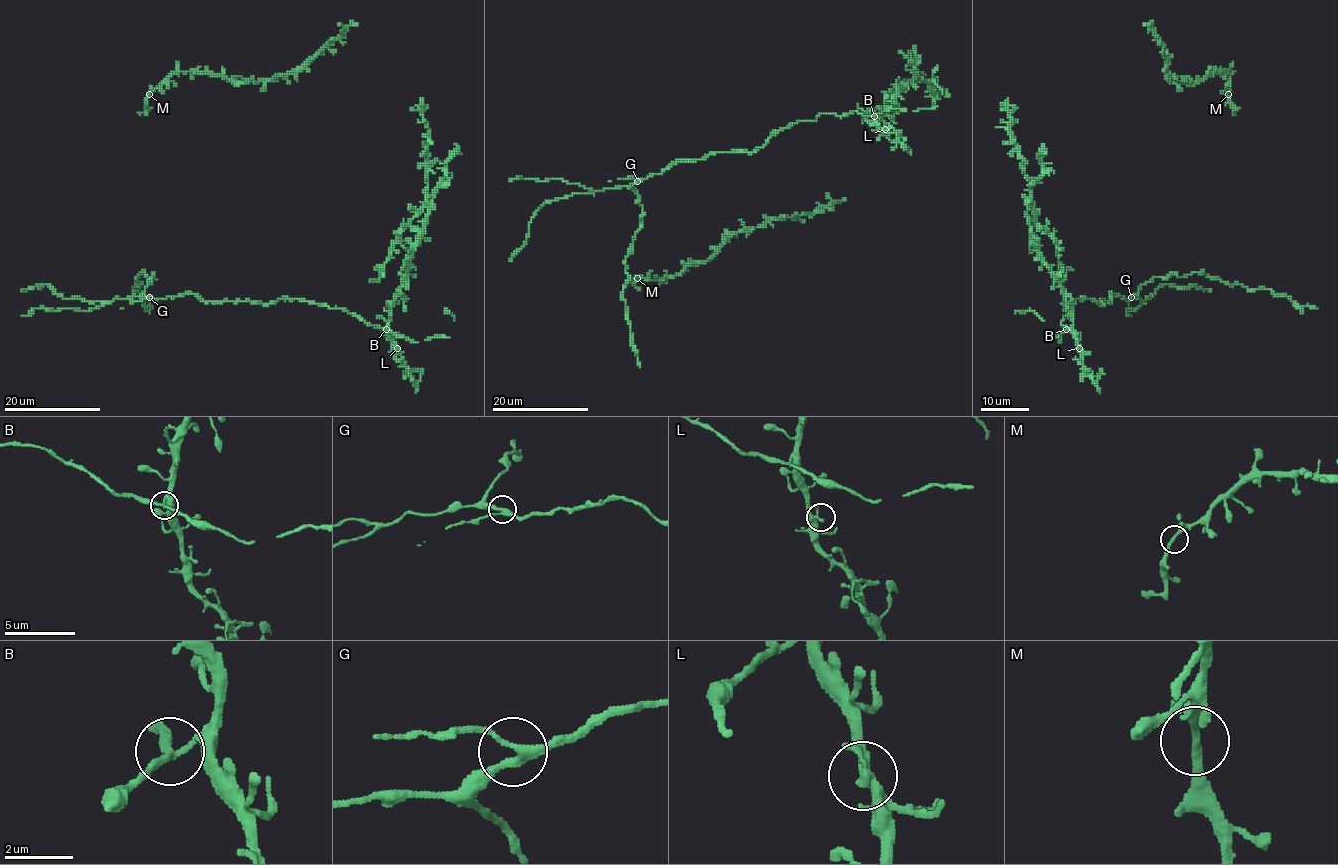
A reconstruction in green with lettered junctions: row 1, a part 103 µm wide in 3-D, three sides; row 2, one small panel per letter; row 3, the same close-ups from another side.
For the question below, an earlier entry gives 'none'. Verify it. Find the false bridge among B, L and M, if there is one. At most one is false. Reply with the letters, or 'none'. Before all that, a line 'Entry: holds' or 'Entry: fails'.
Entry: holds
none

